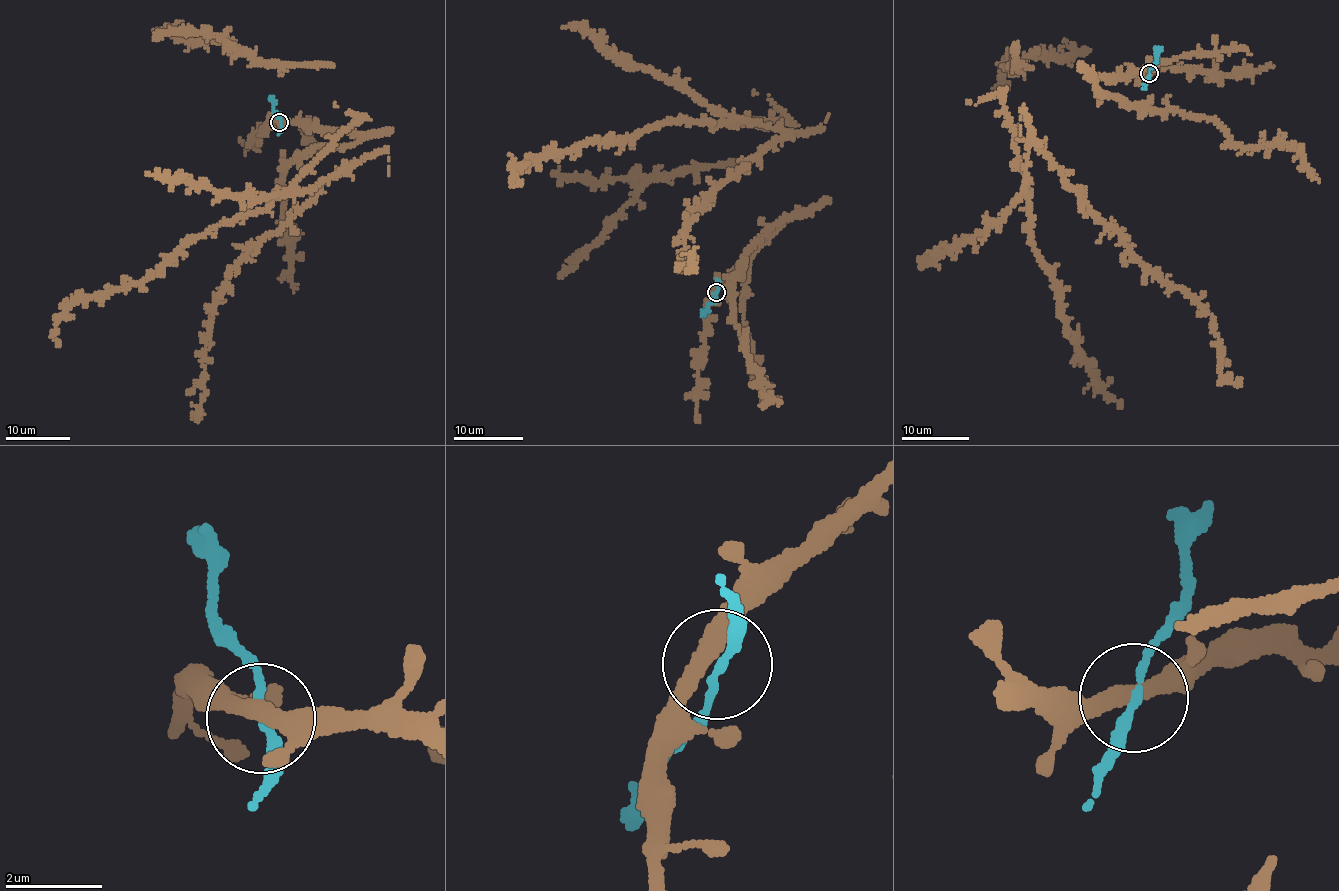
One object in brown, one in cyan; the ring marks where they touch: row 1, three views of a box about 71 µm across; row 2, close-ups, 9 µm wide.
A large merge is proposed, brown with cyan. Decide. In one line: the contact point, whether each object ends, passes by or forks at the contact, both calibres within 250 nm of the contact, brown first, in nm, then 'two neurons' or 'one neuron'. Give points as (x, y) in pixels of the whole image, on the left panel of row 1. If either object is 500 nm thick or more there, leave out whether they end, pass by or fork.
(279, 122) | brown passes by | cyan passes by | 360/170 nm | one neuron

